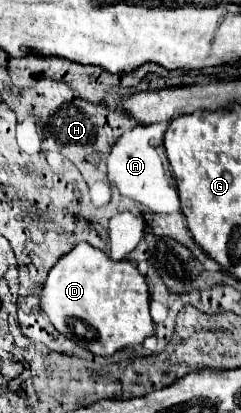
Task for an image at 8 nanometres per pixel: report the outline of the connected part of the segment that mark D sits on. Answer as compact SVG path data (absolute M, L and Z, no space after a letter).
M79 243L49 271L43 287L43 311L63 335L95 355L113 355L123 347L135 347L153 335L149 315L149 289L145 277L129 261L113 261L89 243Z

